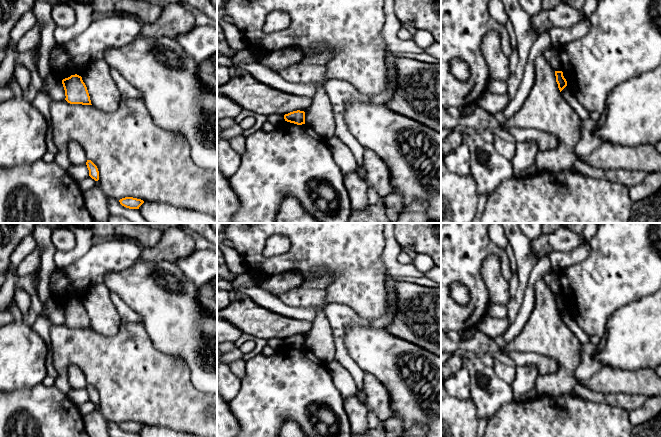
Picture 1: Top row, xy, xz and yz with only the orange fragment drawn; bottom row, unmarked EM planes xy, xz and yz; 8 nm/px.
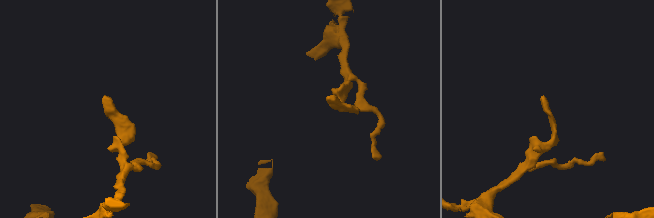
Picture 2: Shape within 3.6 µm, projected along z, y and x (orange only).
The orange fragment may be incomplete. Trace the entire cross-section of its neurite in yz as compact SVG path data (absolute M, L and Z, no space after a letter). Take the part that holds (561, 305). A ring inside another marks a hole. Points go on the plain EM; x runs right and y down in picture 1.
M555 295L556 306L558 308L558 312L560 316L567 310L567 305L563 300L562 295Z

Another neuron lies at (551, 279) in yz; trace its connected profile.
M552 269L542 278L546 285L555 295L562 295L562 287L559 280L559 273Z

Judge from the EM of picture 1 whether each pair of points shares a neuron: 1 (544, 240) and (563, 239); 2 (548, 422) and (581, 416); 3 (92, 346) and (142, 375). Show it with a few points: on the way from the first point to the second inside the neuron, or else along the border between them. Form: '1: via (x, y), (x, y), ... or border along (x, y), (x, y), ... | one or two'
1: via (549, 240), (558, 240) | one
2: via (556, 422), (573, 422) | one
3: via (104, 358), (110, 364), (125, 369), (130, 374) | one

